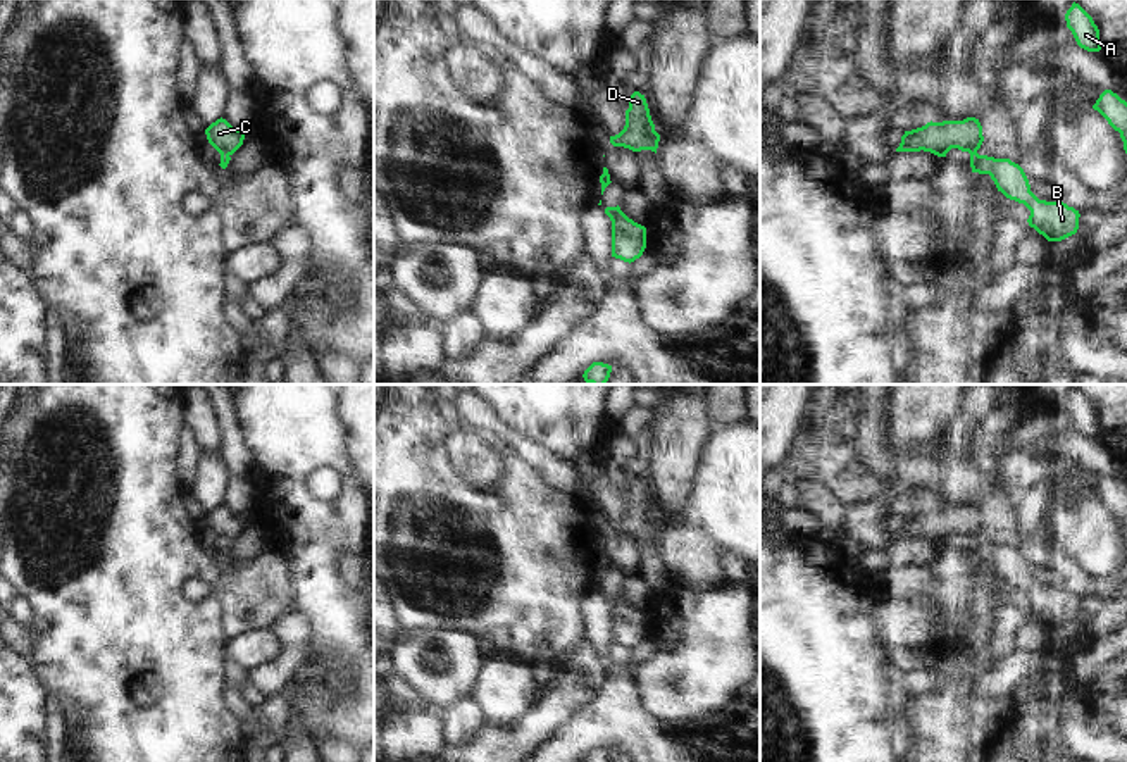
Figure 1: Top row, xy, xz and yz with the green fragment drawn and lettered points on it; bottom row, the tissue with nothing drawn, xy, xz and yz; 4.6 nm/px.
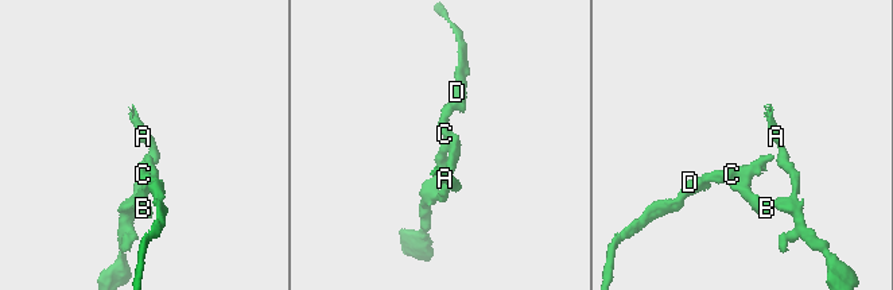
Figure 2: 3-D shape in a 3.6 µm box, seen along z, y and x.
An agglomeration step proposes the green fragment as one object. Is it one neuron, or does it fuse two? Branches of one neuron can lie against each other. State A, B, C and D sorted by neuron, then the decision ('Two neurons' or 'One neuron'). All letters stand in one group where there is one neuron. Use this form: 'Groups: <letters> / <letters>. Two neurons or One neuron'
Groups: A B / C D. Two neurons

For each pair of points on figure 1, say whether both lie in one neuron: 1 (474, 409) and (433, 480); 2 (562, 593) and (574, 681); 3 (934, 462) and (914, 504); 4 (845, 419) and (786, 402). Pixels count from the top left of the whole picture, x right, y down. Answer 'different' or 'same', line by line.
1: different
2: different
3: different
4: different

